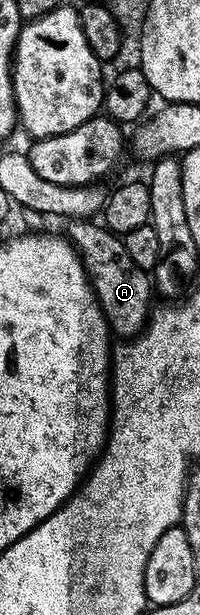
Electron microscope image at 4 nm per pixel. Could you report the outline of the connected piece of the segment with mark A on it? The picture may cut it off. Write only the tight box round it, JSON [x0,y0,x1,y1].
[66,220,154,340]

